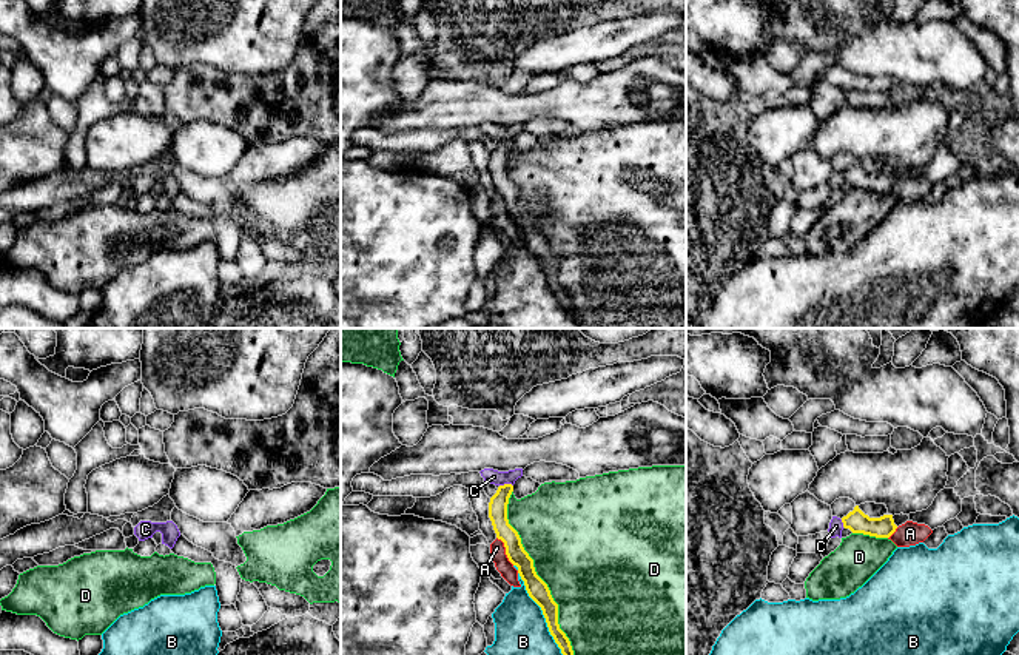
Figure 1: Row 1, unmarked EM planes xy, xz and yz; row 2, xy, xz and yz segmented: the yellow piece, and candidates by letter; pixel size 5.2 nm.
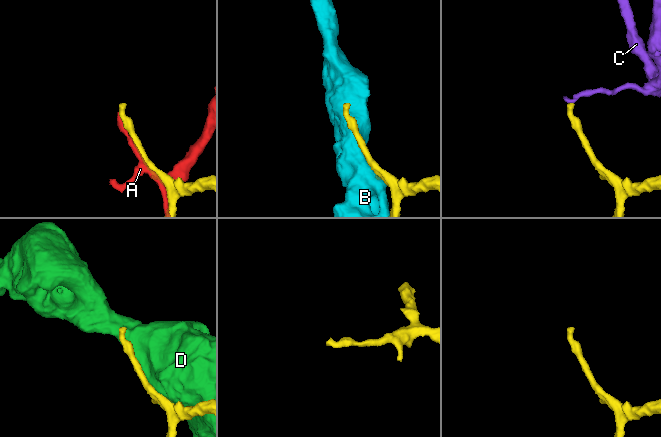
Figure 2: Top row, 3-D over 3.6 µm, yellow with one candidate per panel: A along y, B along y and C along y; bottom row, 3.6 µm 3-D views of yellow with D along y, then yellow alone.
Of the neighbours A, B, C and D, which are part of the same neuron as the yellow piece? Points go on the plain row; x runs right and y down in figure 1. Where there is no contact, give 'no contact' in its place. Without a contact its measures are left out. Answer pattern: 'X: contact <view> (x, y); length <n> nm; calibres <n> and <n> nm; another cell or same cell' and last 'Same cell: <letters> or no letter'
A: contact xz (506, 205); length 180 nm; calibres 100 and 80 nm; another cell
B: contact xz (546, 275); length 550 nm; calibres 110 and 340 nm; another cell
C: contact xz (506, 139); length 70 nm; calibres 100 and 80 nm; another cell
D: contact xz (540, 233); length 950 nm; calibres 110 and 480 nm; another cell
Same cell: no letter

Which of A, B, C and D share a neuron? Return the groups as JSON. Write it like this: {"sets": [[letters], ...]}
{"sets": [["A"], ["B"], ["C"], ["D"]]}

